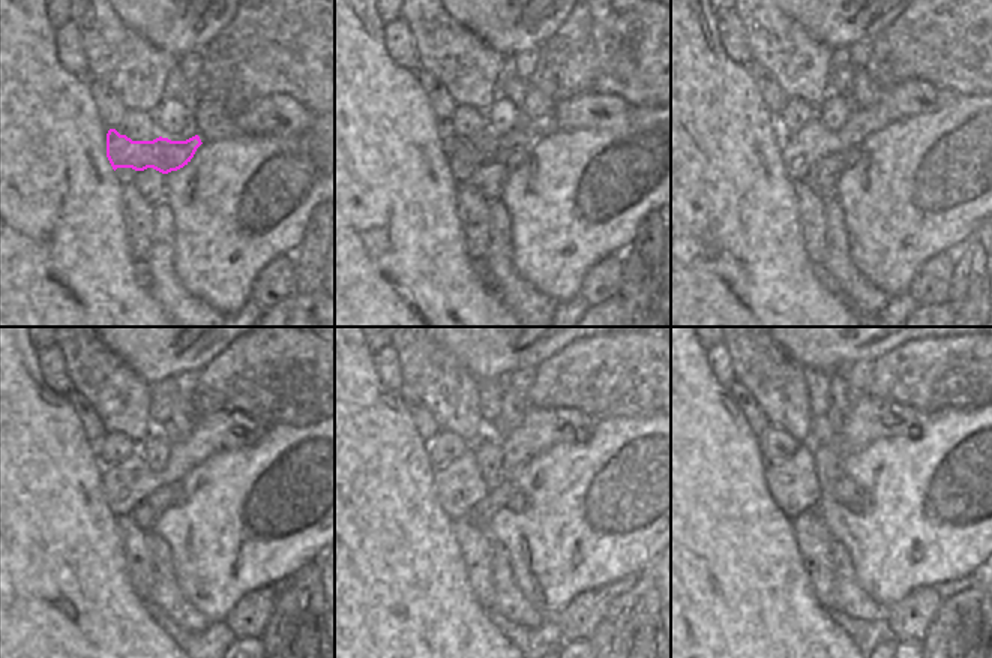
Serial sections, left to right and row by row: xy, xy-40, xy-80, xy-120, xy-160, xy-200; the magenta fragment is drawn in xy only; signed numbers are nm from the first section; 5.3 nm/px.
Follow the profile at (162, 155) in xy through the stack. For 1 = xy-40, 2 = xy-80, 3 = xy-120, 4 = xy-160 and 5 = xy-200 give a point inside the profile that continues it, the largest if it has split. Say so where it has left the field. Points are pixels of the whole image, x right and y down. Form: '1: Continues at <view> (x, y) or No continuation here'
1: Continues at xy-40 (514, 158)
2: Continues at xy-80 (851, 156)
3: Continues at xy-120 (179, 492)
4: Continues at xy-160 (518, 502)
5: Continues at xy-200 (860, 502)

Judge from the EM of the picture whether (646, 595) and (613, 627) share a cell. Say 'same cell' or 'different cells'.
same cell

